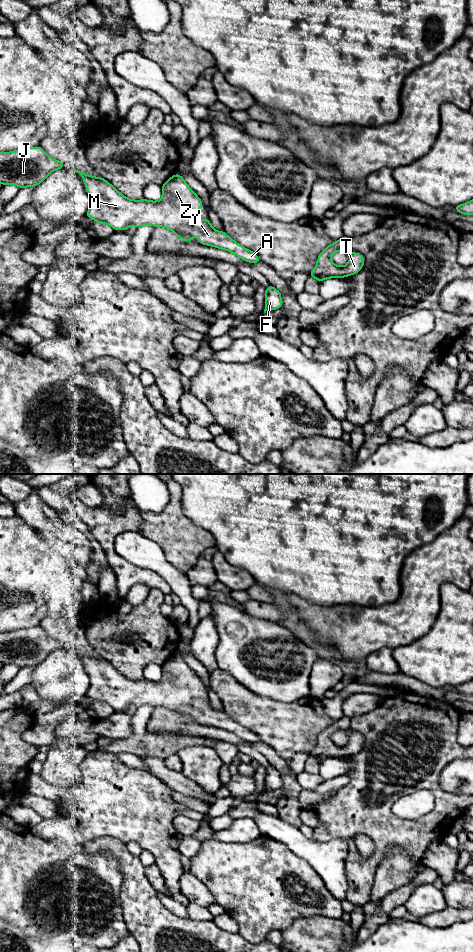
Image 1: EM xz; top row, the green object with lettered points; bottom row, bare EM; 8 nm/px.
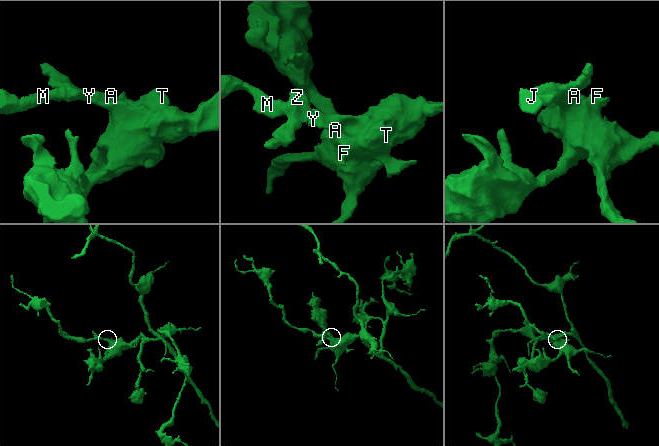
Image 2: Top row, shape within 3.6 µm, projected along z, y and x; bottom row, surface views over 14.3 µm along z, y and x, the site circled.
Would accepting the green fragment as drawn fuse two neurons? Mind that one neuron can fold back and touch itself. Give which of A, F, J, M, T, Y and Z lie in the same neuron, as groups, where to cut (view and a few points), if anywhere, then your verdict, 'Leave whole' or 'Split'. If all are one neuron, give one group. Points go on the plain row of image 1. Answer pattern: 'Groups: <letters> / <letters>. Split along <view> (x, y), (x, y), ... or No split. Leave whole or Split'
Groups: A F J M T Y Z. No split. Leave whole

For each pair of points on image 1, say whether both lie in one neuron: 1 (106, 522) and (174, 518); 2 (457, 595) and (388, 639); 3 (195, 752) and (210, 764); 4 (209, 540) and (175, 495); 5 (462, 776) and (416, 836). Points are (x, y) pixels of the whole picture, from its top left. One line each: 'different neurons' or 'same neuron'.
1: different neurons
2: different neurons
3: same neuron
4: same neuron
5: different neurons

